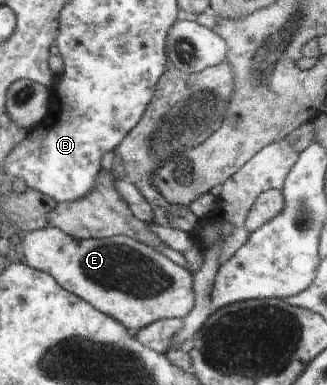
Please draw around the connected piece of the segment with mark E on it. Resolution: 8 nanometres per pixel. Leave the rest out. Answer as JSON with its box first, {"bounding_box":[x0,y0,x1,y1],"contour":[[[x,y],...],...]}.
{"bounding_box":[19,225,194,332],"contour":[[[44,225],[21,236],[19,251],[28,266],[47,272],[62,288],[115,318],[130,332],[160,319],[184,318],[194,306],[191,272],[126,235],[78,240],[59,228]]]}

